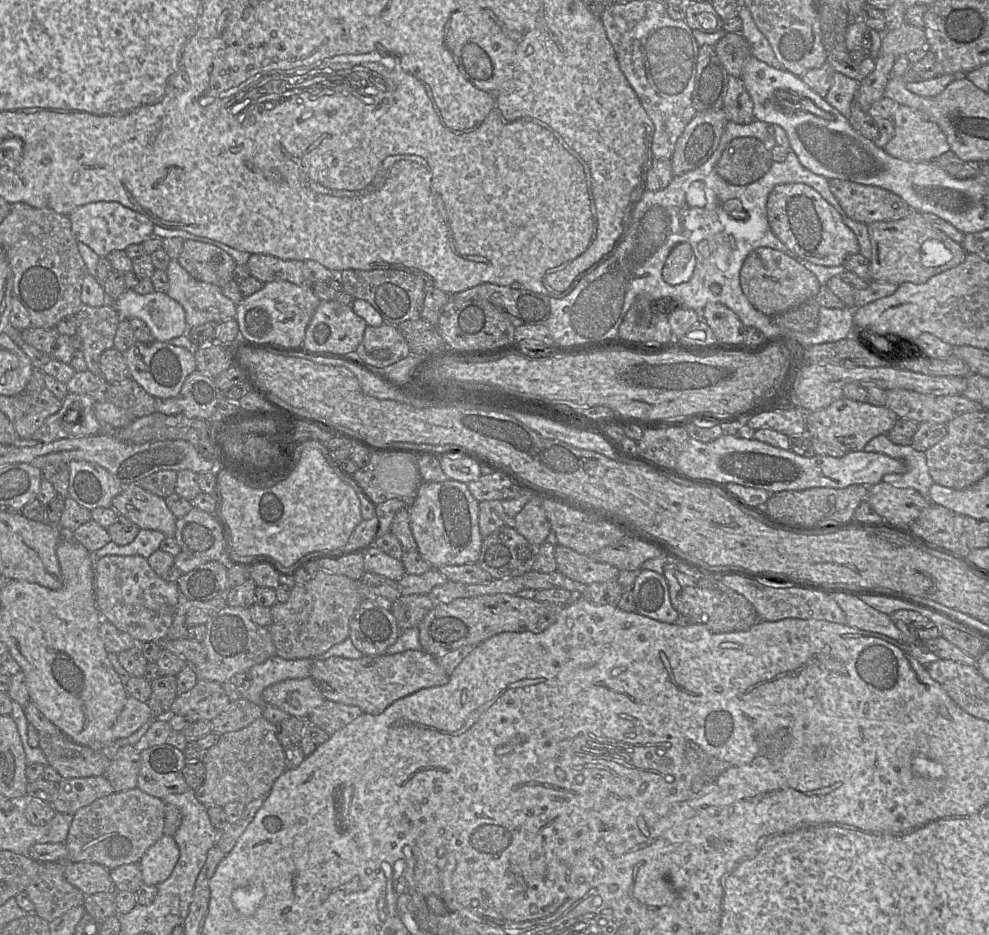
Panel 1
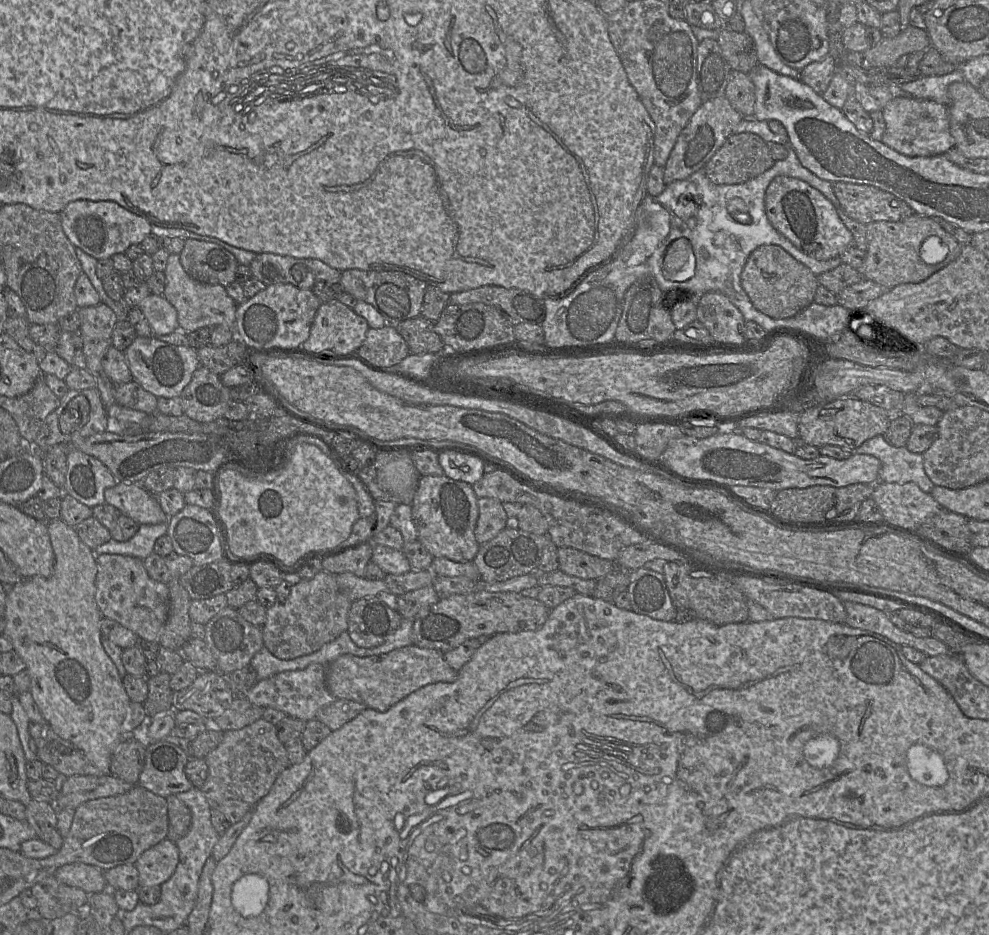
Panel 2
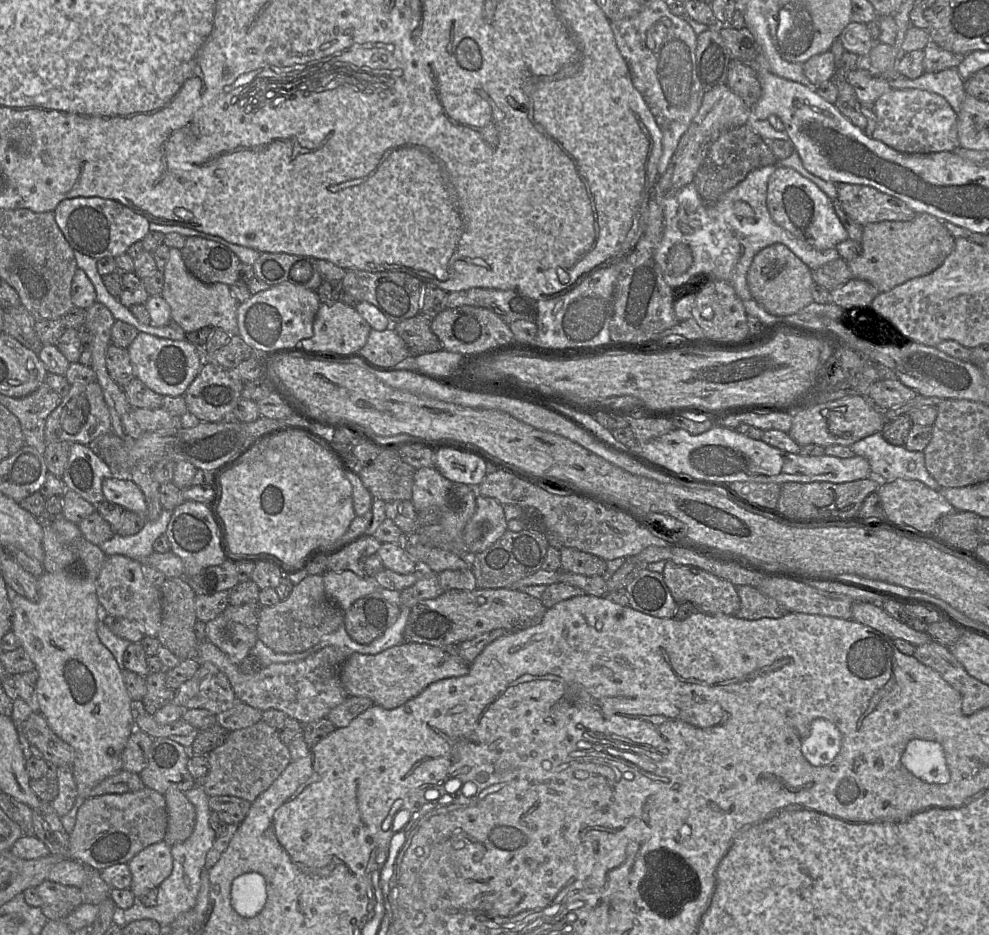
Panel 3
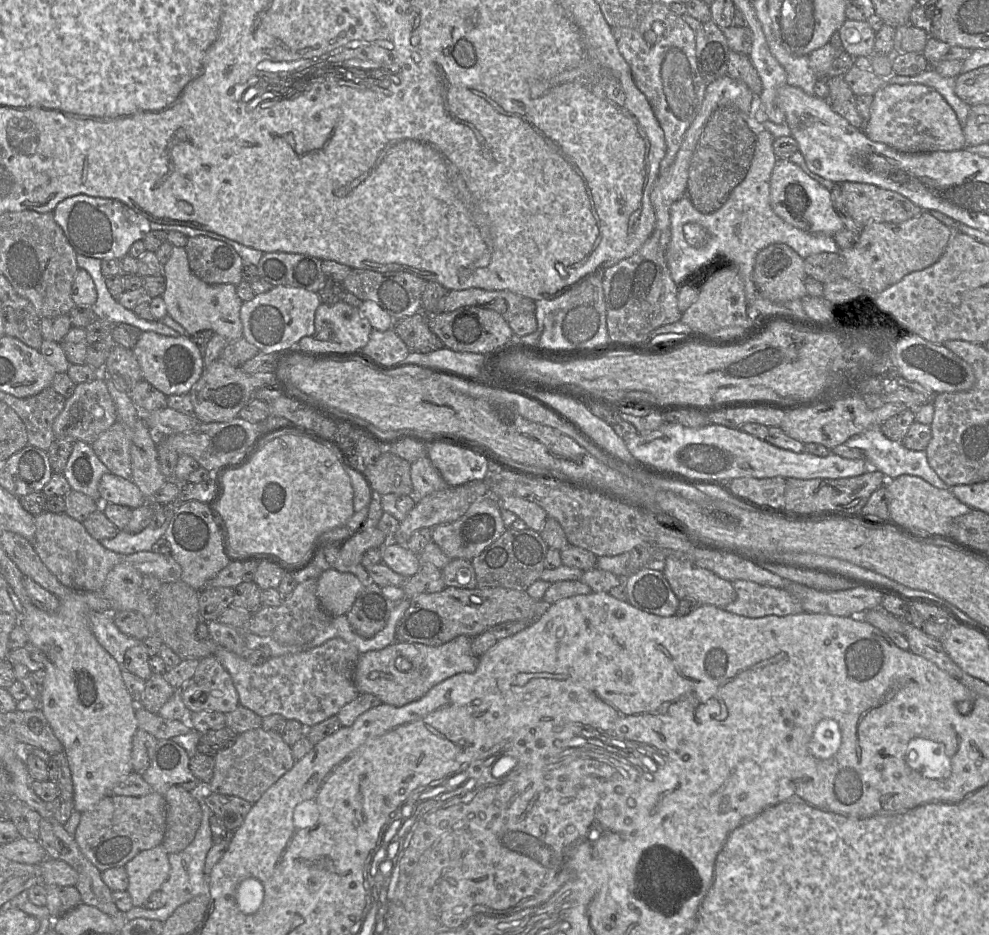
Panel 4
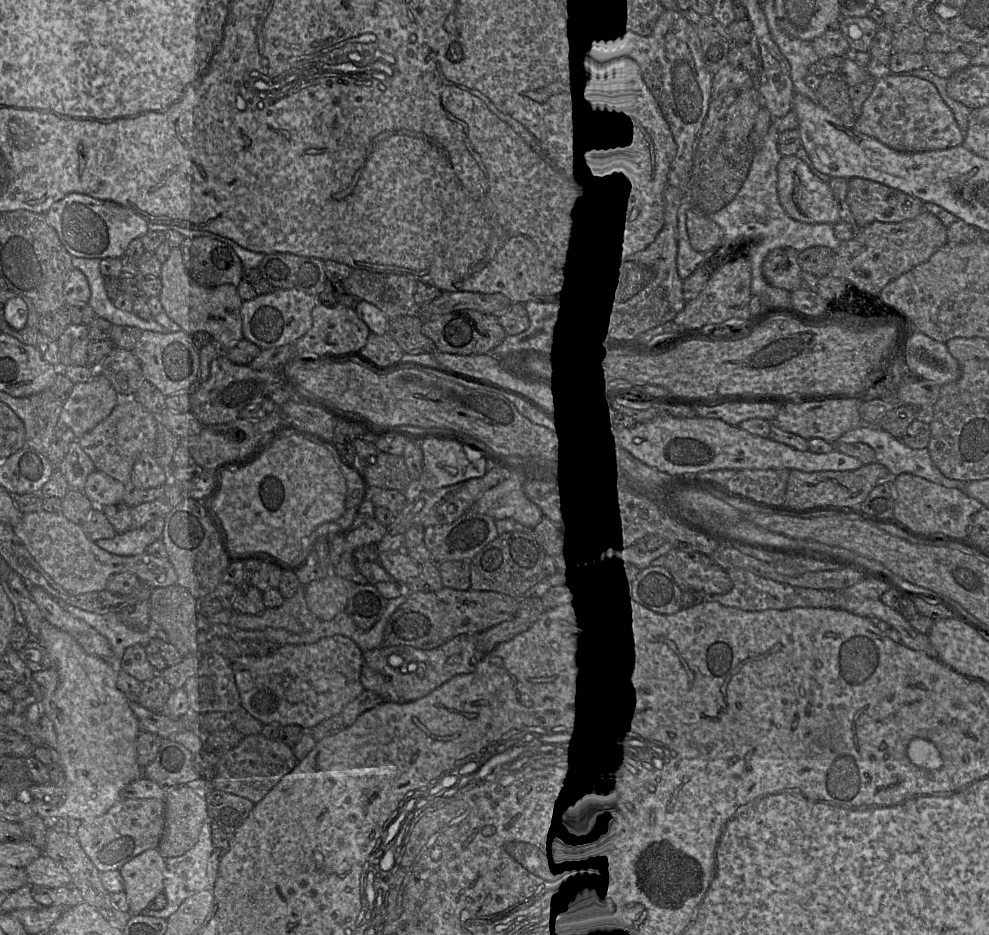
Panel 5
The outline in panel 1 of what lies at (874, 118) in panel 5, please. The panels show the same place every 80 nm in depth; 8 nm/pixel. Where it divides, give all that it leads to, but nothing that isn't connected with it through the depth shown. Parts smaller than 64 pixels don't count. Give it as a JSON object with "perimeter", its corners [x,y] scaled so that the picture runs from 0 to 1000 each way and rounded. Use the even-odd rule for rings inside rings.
{"perimeter":[[[910,112],[901,127],[904,145],[894,160],[914,172],[937,173],[961,160],[956,143],[933,120]]]}

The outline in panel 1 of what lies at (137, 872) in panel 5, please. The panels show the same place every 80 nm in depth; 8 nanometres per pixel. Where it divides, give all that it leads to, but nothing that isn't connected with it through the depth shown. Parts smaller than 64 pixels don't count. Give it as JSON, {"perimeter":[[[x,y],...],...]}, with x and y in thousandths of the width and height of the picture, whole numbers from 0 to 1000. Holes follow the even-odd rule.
{"perimeter":[[[165,893],[140,922],[144,942],[148,947],[161,947],[172,938],[182,917],[176,895]]]}

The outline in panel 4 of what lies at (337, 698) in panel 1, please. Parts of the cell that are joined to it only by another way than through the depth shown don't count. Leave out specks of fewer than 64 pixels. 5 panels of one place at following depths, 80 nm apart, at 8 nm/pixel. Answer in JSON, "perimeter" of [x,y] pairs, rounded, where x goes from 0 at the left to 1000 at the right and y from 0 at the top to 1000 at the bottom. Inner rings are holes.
{"perimeter":[[[466,679],[444,691],[399,687],[387,694],[369,697],[363,701],[358,732],[364,742],[377,742],[386,752],[408,755],[461,721],[479,719],[485,703],[478,699],[476,687],[477,682]]]}

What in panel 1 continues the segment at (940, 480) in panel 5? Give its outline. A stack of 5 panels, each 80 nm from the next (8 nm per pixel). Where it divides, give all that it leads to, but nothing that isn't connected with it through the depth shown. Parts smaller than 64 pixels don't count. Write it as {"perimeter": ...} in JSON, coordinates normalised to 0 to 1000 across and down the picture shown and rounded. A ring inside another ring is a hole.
{"perimeter":[[[897,464],[881,470],[873,482],[888,483],[913,493],[916,504],[911,507],[896,507],[892,516],[908,522],[924,522],[932,530],[939,533],[939,525],[944,517],[939,507],[934,483],[927,482],[921,476],[908,476],[901,473]]]}

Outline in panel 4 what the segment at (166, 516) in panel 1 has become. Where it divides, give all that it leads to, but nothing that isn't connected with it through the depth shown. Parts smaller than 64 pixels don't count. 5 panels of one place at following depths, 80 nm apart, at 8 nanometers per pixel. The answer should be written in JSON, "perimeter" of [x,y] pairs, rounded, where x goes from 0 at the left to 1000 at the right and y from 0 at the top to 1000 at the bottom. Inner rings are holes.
{"perimeter":[[[106,506],[100,516],[101,537],[128,541],[132,544],[148,539],[148,534],[132,512]]]}

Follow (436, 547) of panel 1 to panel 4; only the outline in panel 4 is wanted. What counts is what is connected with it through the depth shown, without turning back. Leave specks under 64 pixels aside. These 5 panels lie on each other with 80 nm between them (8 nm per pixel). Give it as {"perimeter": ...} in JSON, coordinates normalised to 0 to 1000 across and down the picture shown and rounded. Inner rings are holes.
{"perimeter":[[[426,489],[416,496],[416,512],[416,530],[421,538],[434,528],[454,521],[433,489]]]}

